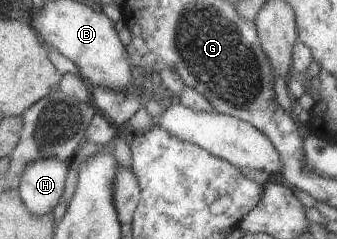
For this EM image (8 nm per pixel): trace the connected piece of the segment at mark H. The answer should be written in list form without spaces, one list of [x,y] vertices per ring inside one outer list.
[[[61,159],[33,161],[23,173],[20,194],[33,215],[49,215],[66,197],[70,162]]]

